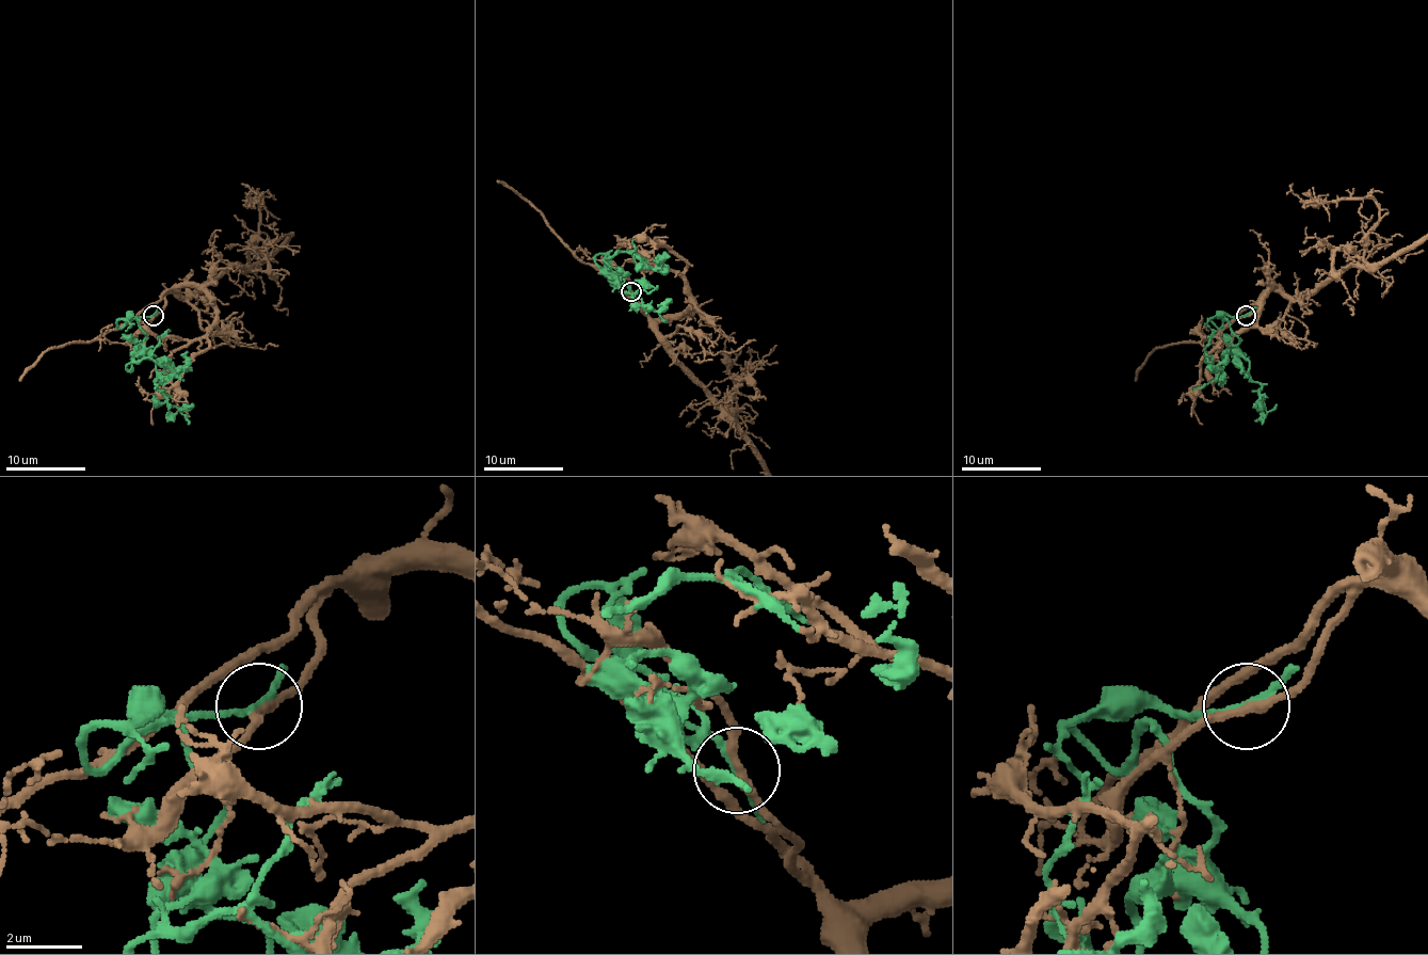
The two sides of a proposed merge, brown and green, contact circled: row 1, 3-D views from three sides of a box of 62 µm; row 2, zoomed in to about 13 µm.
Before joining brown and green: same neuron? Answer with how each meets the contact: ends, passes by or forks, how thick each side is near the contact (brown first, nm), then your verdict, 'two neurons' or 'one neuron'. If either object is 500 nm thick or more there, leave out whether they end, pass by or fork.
brown passes by; green passes by; 240 nm thick on the brown side, 170 nm on the other; two neurons

